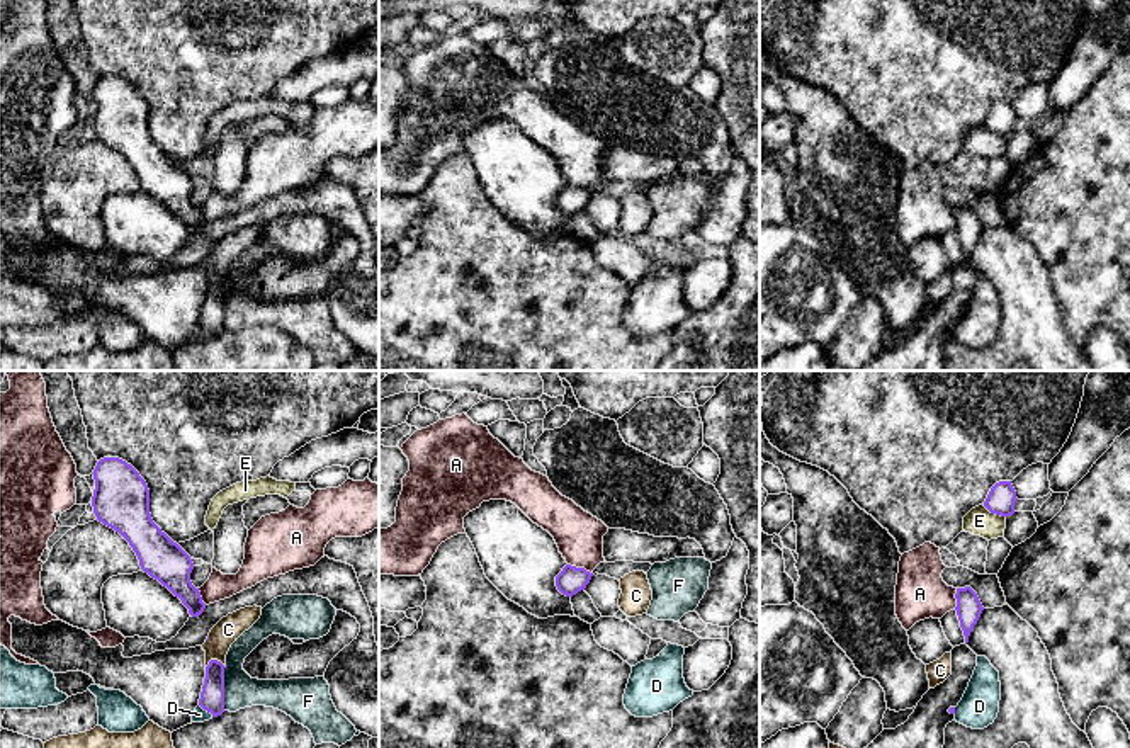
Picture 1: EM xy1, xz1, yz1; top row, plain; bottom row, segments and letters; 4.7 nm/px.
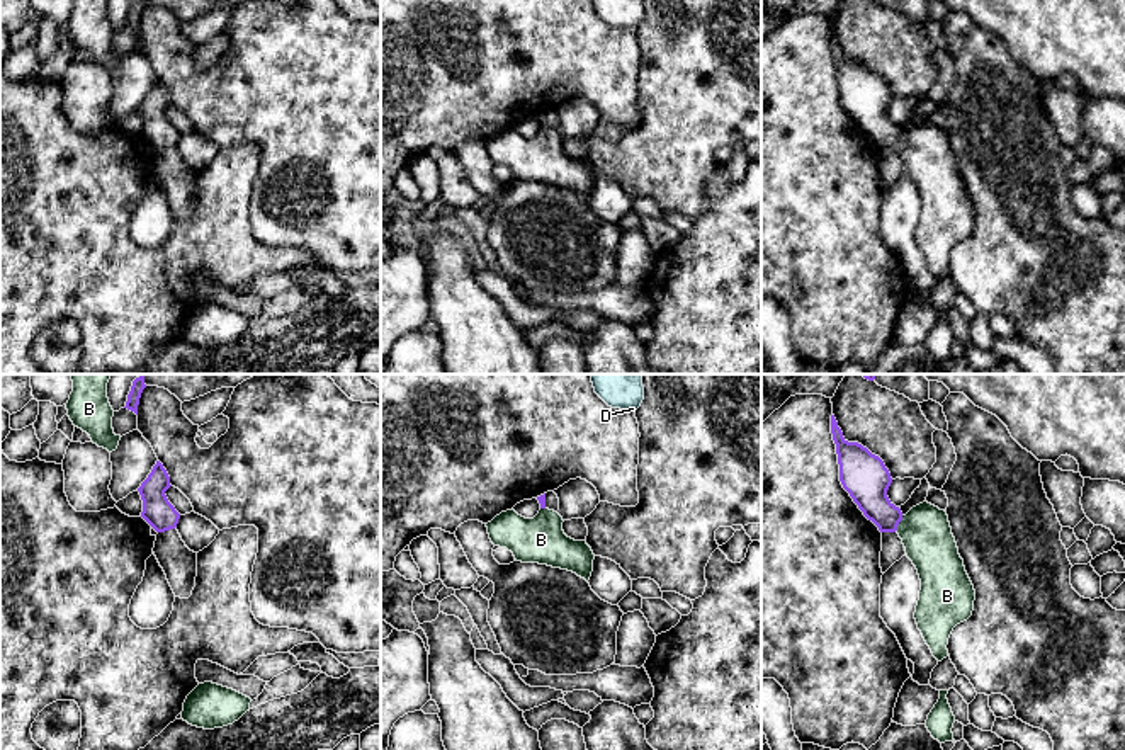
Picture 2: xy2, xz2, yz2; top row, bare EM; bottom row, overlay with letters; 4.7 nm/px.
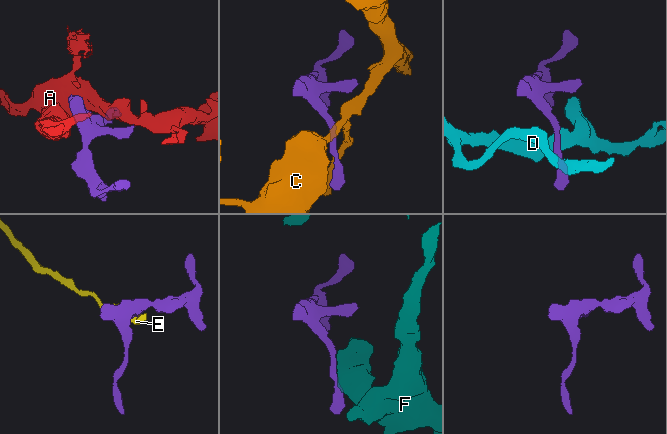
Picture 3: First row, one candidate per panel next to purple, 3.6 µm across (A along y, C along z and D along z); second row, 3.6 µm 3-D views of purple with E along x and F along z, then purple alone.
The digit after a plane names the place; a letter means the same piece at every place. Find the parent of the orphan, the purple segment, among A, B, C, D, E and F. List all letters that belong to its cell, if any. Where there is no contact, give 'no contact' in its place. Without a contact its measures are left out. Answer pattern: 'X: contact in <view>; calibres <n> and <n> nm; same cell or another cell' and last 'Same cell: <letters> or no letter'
A: contact in xz1; calibres 130 and 220 nm; another cell
B: contact in yz2; calibres 200 and 240 nm; same cell
C: contact in xy1; calibres 110 and 120 nm; another cell
D: contact in xy1; calibres 110 and 70 nm; another cell
E: contact in yz1; calibres 140 and 140 nm; another cell
F: contact in xy1; calibres 110 and 160 nm; another cell
Same cell: B

